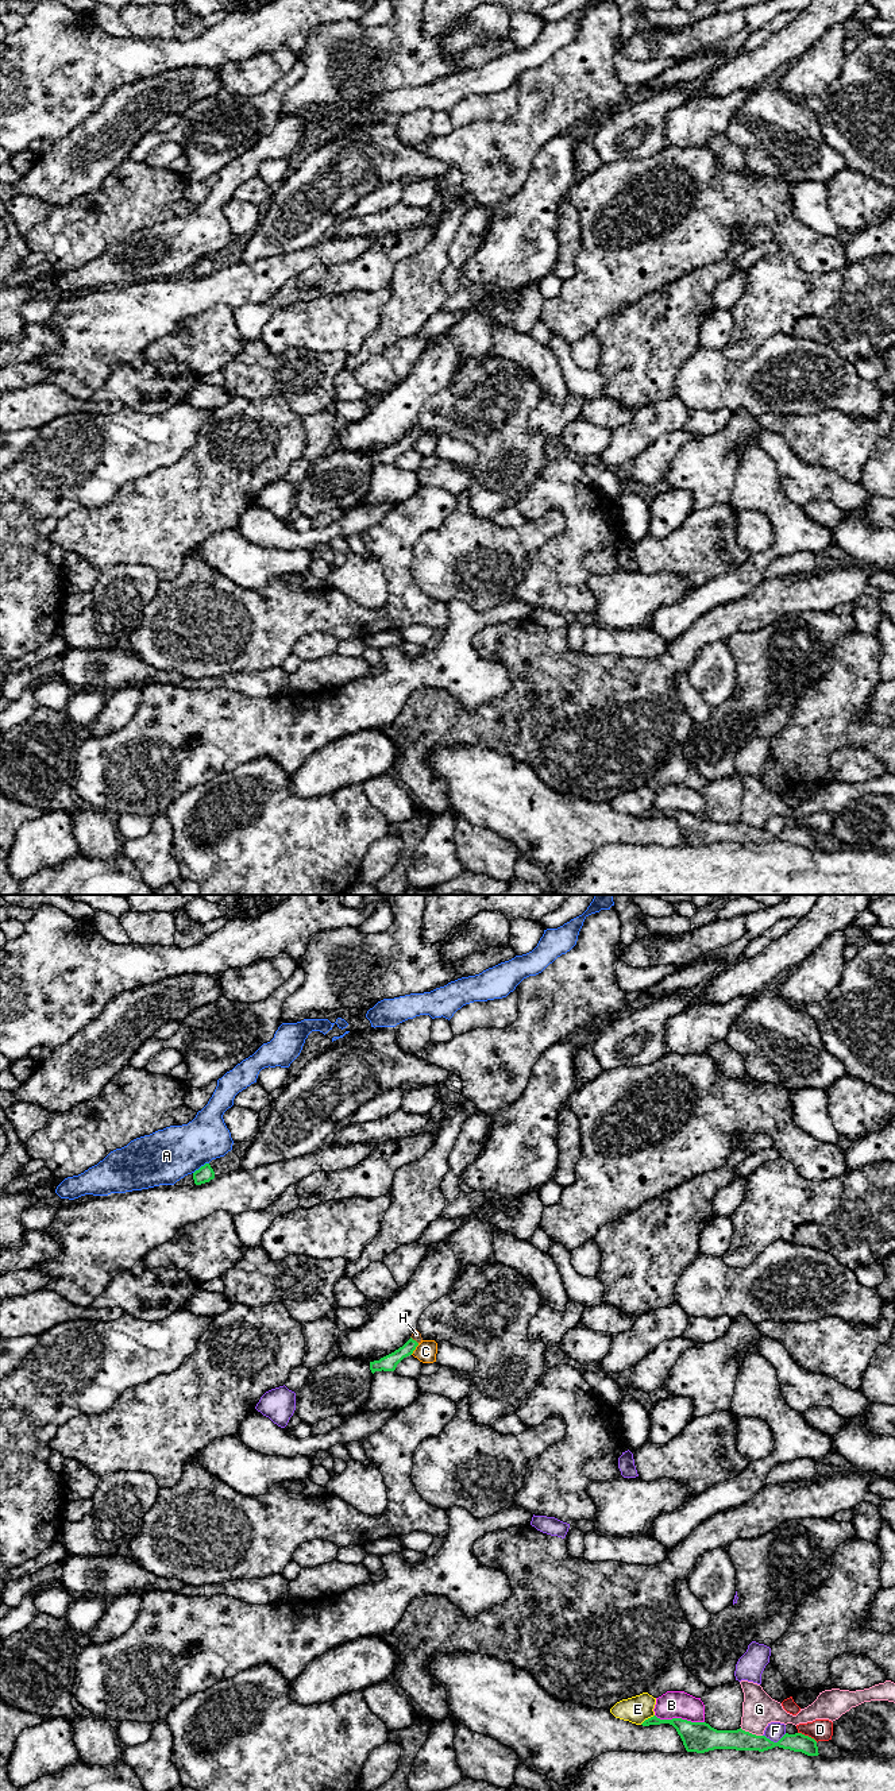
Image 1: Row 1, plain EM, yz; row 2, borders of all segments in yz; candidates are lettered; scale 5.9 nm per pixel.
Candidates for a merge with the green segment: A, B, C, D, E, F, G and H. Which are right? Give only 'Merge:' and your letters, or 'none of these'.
Merge: H

